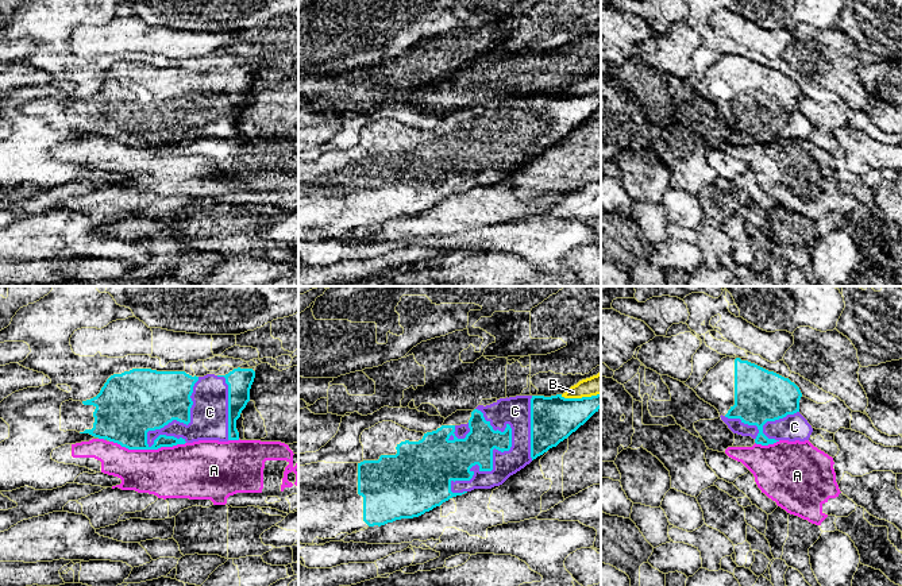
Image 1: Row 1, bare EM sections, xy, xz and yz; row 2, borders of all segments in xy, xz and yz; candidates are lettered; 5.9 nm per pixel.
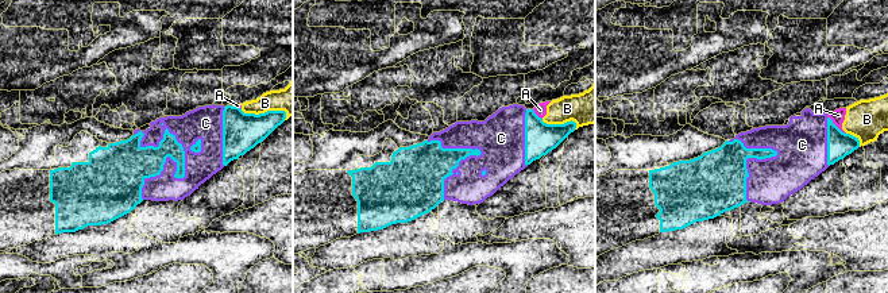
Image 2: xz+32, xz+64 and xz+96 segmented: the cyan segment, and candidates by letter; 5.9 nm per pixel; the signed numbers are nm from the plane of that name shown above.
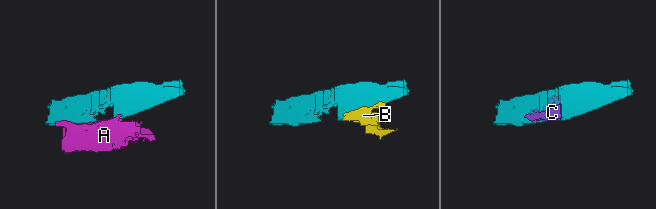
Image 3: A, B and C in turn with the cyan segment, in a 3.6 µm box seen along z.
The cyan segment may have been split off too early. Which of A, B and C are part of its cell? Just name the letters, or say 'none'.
C

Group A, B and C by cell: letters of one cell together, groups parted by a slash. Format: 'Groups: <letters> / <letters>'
Groups: A B / C

